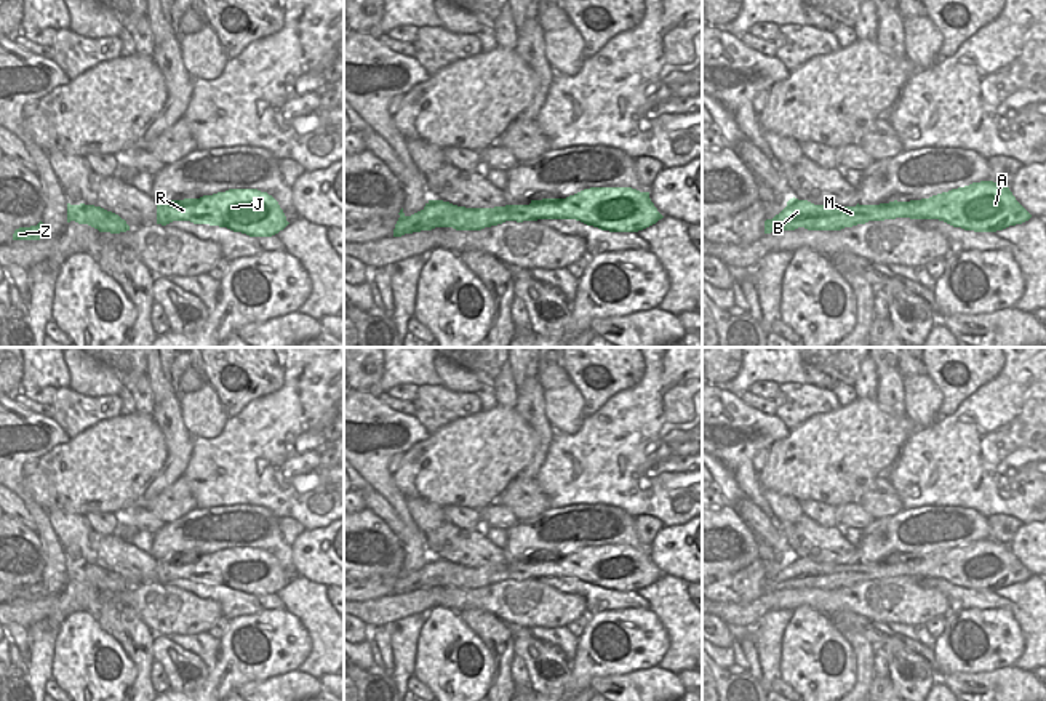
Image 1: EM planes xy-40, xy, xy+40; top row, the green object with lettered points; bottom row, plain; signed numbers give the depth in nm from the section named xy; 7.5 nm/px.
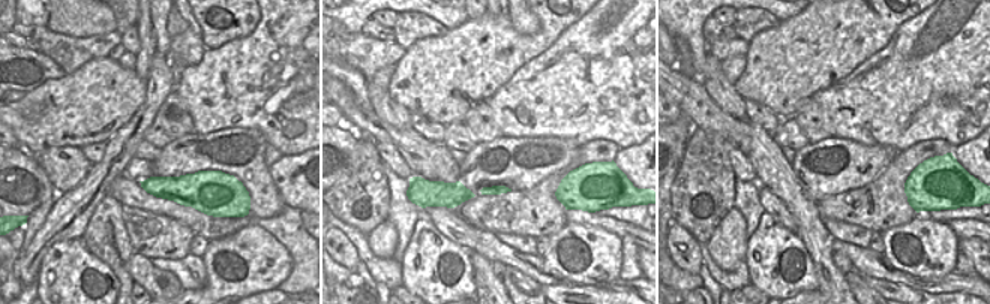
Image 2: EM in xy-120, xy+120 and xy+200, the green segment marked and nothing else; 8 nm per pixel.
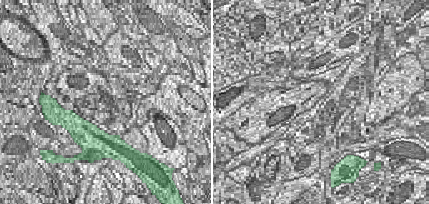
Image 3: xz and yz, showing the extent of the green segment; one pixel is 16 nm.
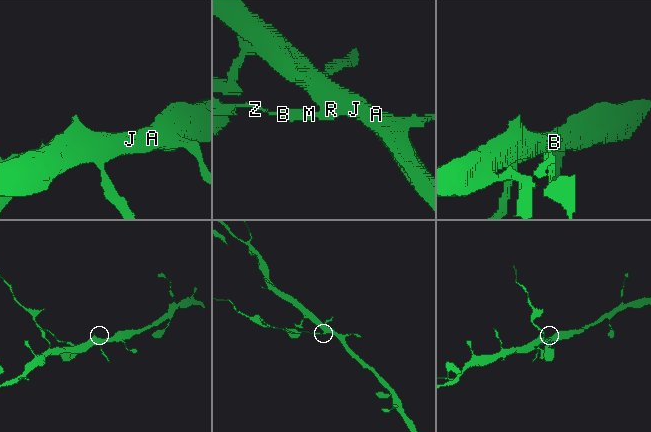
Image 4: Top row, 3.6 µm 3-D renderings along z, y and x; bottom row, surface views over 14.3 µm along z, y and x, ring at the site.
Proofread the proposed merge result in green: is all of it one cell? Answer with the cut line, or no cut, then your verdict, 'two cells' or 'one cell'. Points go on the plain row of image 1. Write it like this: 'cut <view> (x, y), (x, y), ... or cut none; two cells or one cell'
cut xy+40 (862, 564), (869, 567), (875, 578); two cells

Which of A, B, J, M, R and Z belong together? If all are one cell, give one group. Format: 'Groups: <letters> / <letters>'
Groups: A J R / B M Z

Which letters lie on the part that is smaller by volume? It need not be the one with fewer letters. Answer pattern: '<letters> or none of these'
B, M, Z

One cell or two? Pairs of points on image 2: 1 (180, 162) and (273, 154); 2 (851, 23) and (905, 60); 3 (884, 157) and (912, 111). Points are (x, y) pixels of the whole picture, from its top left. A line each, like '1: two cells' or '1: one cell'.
1: two cells
2: two cells
3: two cells

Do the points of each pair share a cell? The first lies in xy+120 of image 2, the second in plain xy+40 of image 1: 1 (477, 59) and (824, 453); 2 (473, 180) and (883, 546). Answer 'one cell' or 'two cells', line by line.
1: one cell
2: one cell

